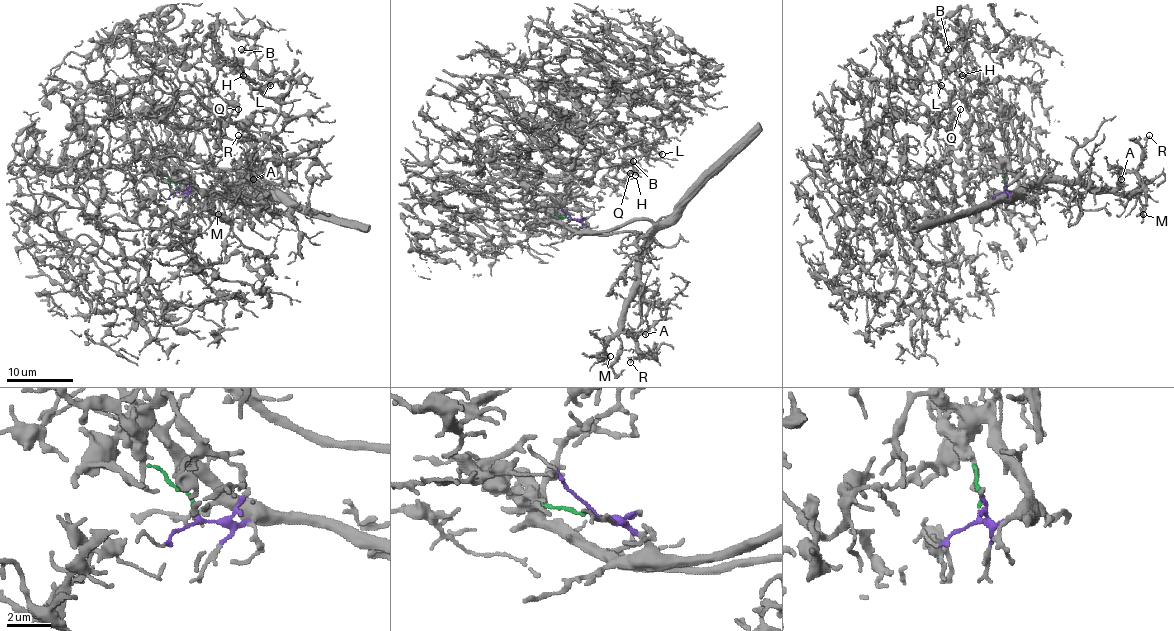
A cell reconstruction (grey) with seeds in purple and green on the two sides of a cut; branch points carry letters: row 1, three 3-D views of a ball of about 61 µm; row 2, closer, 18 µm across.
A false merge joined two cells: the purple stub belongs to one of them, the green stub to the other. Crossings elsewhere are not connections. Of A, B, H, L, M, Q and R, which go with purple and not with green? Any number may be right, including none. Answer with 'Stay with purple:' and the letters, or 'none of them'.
Stay with purple: A, M, R

